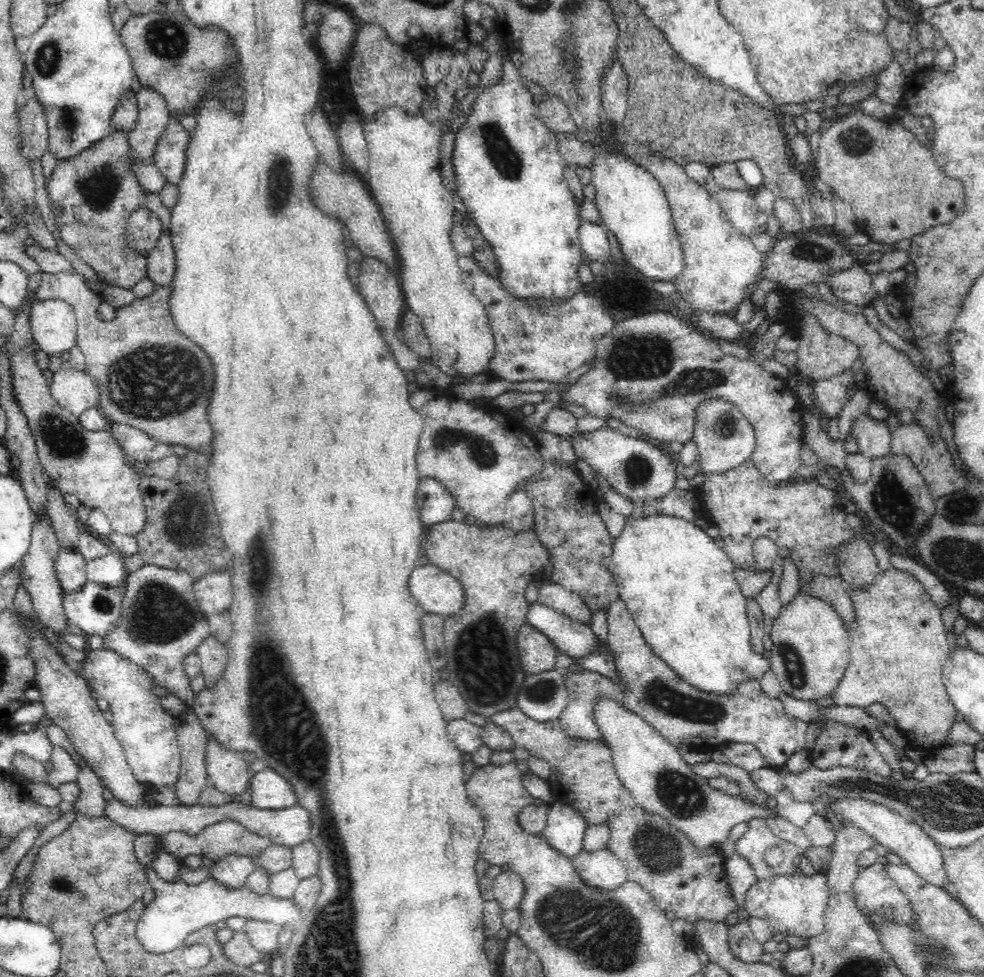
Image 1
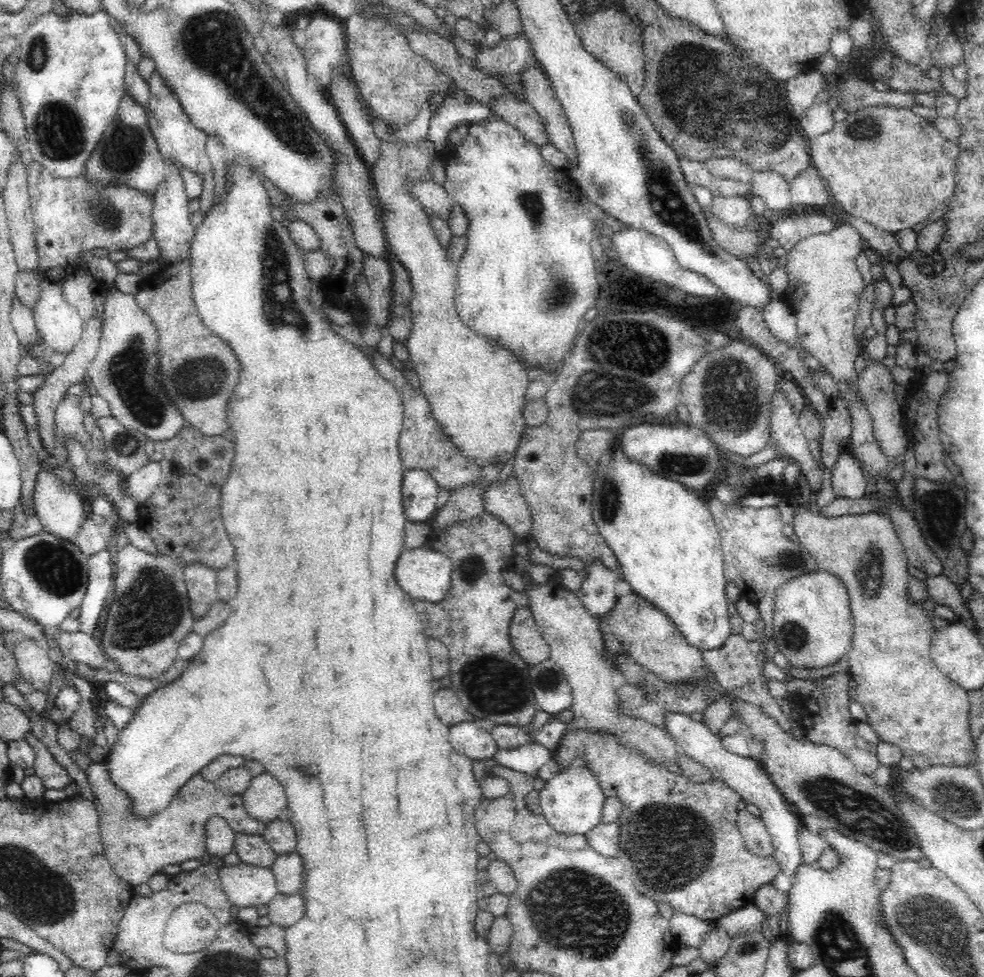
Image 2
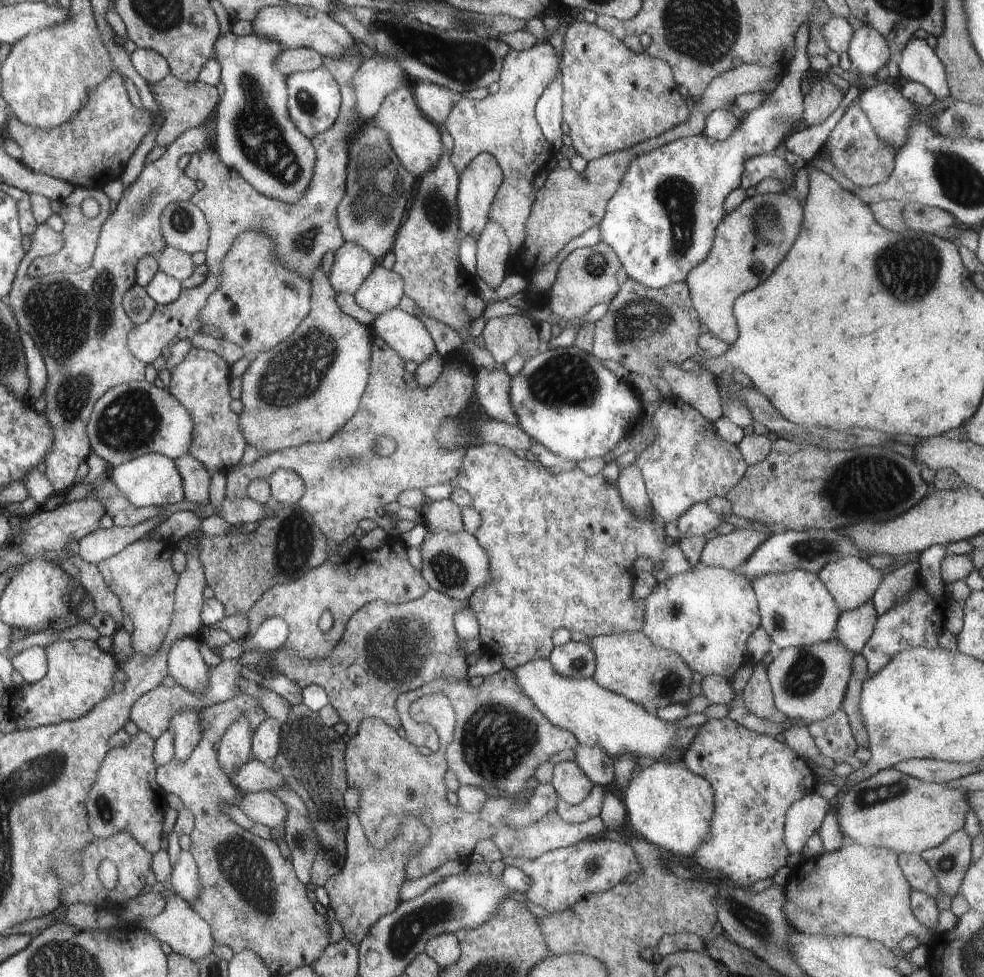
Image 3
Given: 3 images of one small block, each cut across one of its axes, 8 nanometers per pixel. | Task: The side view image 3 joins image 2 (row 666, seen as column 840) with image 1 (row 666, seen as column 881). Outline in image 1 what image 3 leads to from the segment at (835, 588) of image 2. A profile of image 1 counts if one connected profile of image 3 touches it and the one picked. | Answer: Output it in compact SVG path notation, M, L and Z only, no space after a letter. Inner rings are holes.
M796 594L792 604L782 608L780 618L774 620L770 636L770 672L776 674L784 694L796 700L818 702L836 692L850 666L852 640L846 624L828 602L812 594Z

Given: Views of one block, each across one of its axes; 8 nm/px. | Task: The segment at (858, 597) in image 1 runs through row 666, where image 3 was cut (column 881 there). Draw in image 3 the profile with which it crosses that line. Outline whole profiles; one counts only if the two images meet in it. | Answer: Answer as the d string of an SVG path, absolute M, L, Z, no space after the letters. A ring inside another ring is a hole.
M847 842L831 854L819 858L807 858L787 876L783 914L793 932L819 936L819 938L865 938L871 942L881 942L889 950L899 946L905 936L915 936L927 946L931 932L915 918L911 912L911 886L899 868L899 854L885 848L865 848L861 844Z

